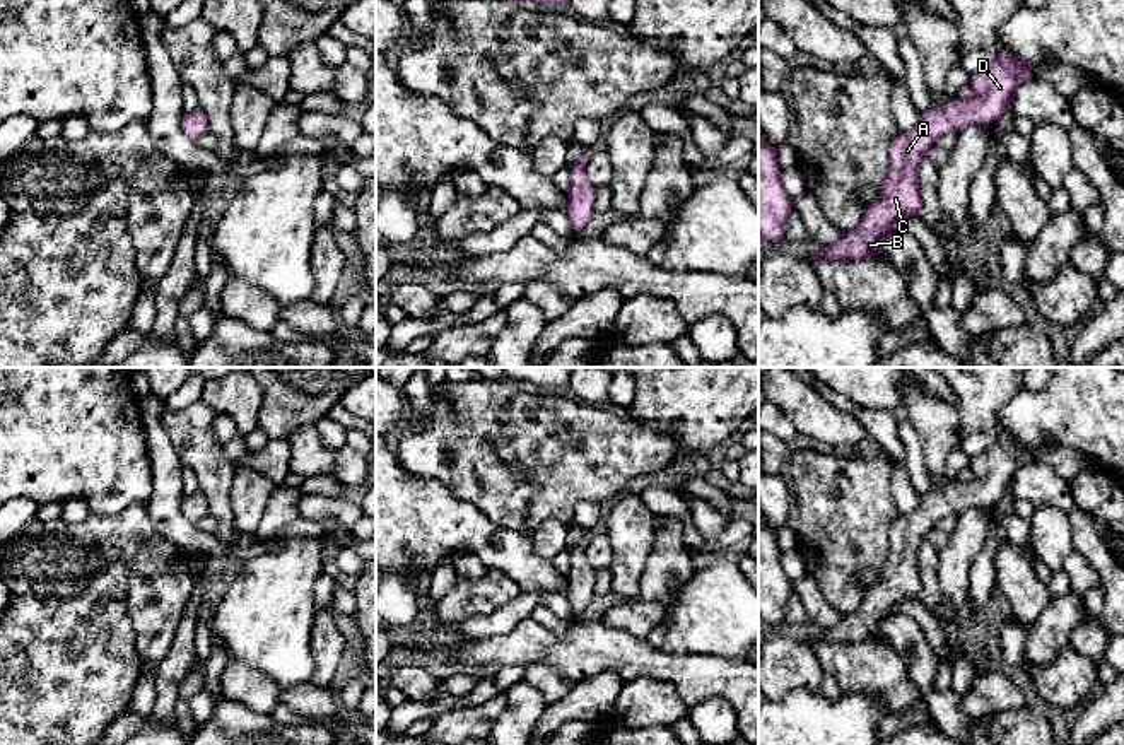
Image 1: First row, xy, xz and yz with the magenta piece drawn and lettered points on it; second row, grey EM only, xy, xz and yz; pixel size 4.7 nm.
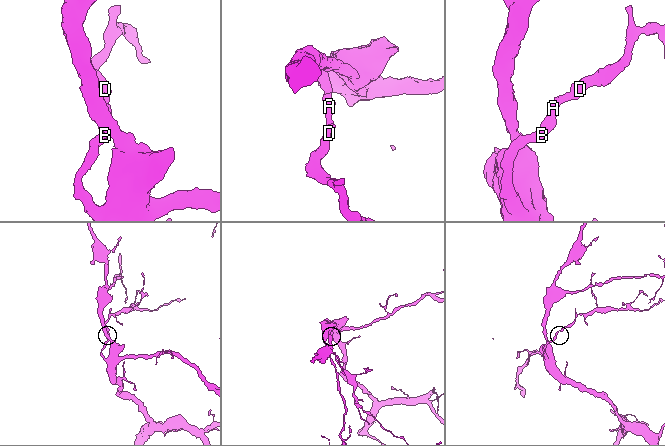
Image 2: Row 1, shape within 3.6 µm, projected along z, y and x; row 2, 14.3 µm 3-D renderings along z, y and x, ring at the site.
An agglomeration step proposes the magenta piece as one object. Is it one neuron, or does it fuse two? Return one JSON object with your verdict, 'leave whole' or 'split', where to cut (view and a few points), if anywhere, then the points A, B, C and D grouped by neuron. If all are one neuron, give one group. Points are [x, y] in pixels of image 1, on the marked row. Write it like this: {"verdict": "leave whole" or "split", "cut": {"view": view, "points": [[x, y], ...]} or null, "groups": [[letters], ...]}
{"verdict": "leave whole", "cut": null, "groups": [["A", "B", "C", "D"]]}

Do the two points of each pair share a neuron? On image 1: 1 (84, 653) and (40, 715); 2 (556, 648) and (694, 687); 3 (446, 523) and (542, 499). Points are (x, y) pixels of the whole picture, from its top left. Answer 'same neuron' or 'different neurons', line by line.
1: same neuron
2: same neuron
3: different neurons

